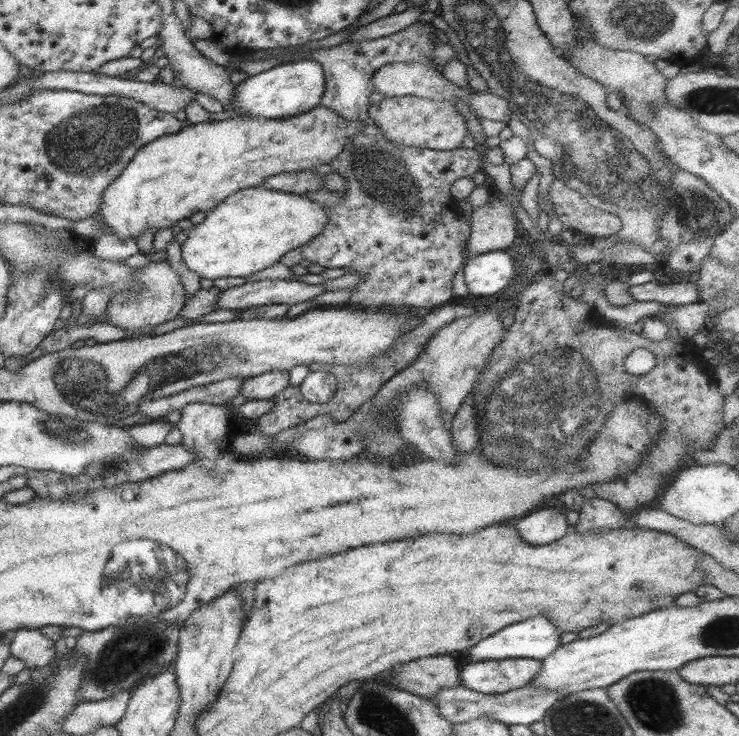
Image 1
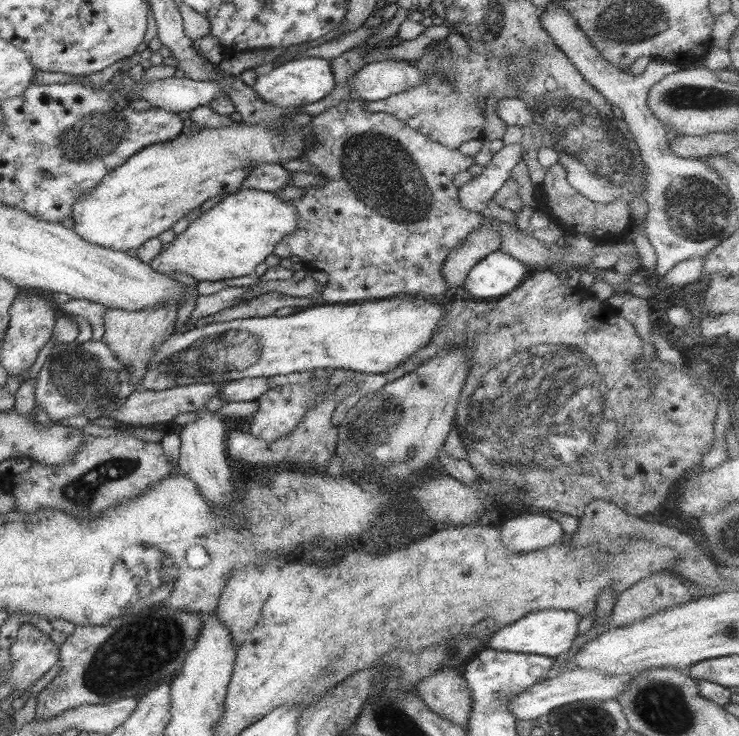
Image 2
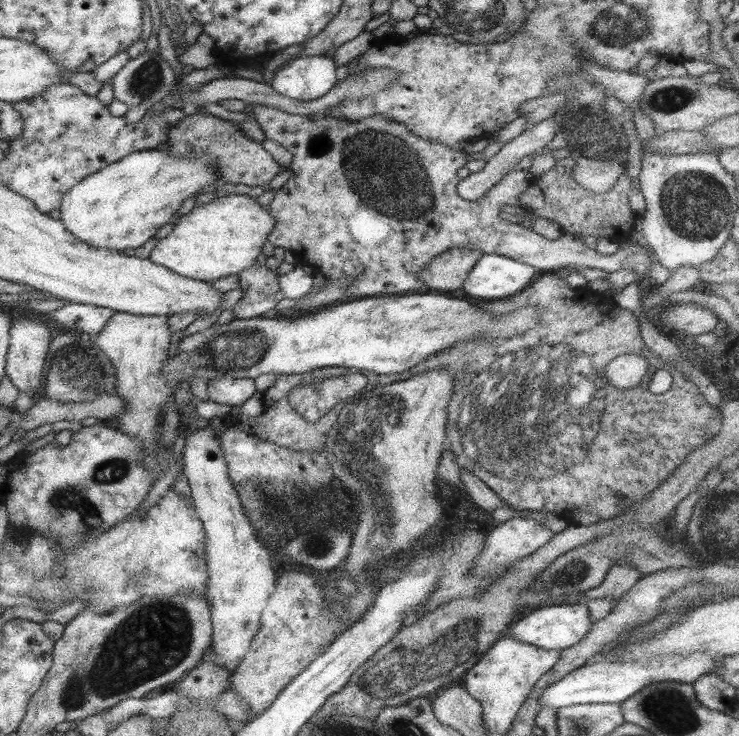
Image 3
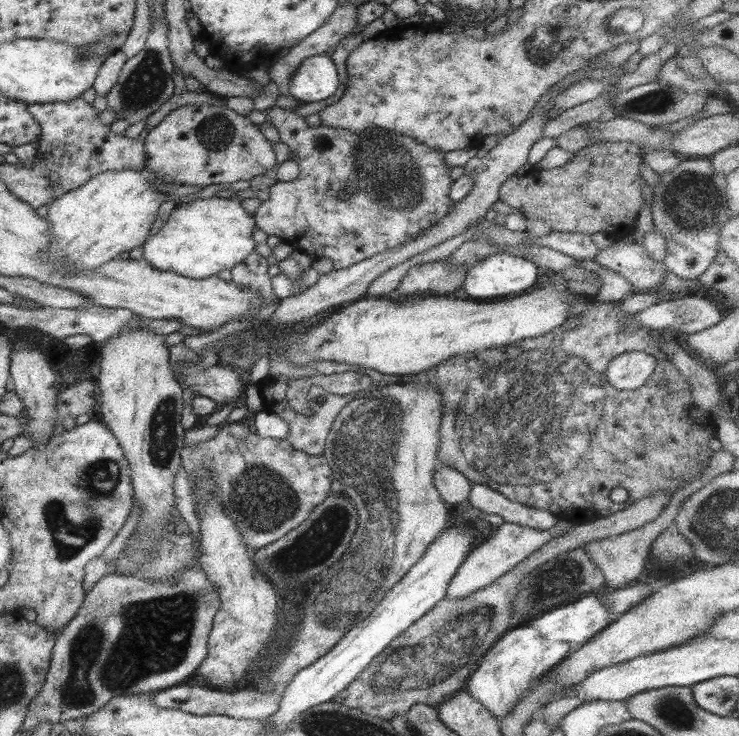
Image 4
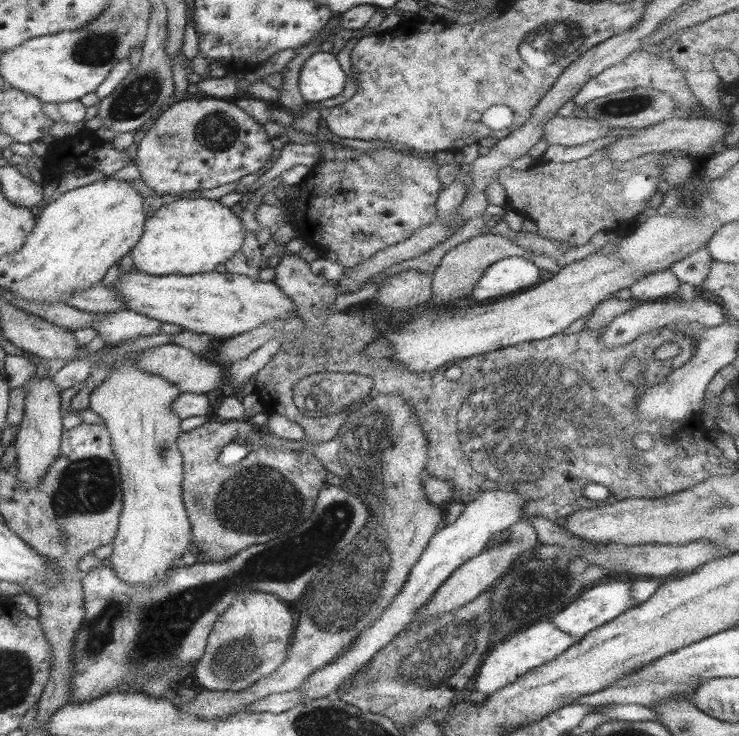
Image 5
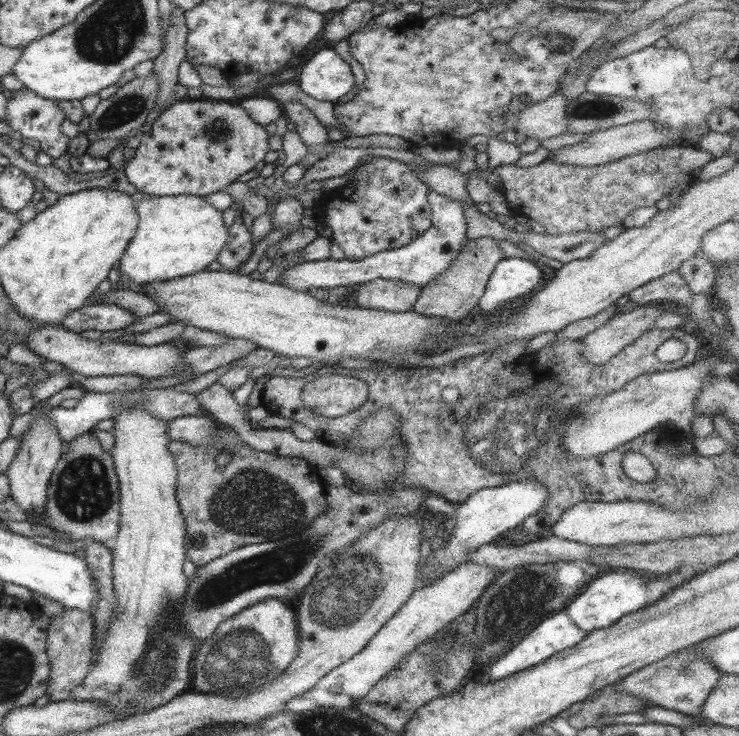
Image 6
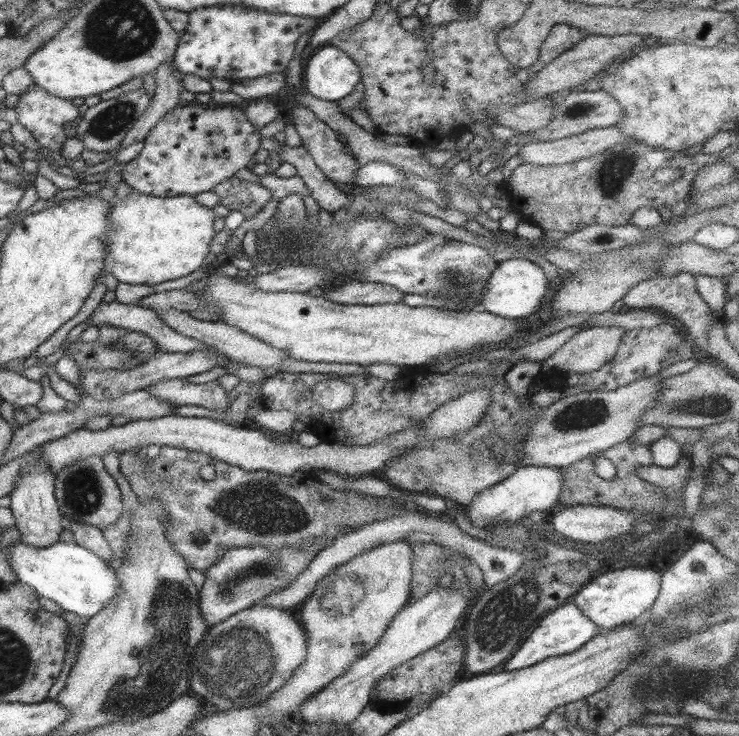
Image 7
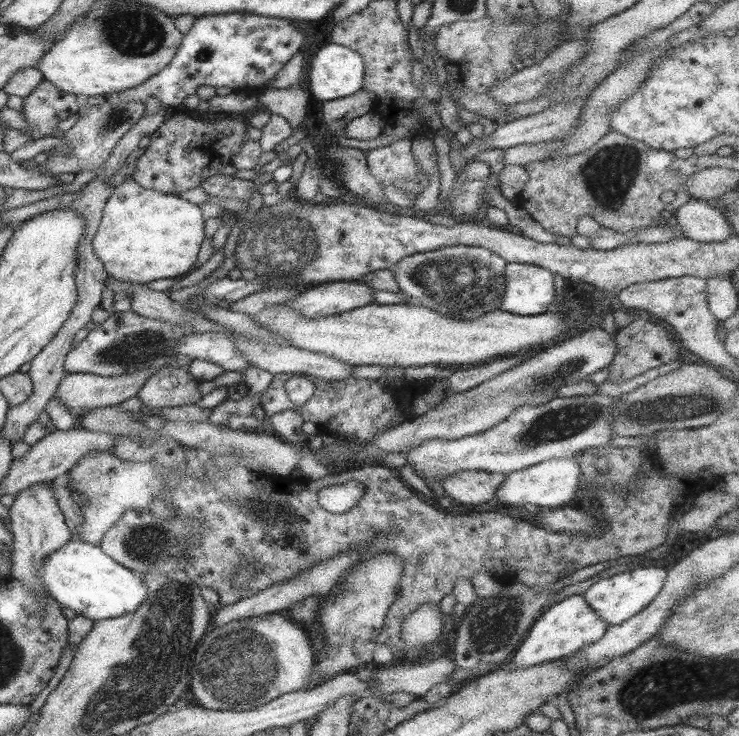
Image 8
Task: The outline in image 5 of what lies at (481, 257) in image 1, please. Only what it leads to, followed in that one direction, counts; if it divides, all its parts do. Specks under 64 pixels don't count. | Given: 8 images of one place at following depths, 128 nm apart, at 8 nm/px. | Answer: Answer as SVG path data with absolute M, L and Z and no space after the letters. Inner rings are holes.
M519 256L502 258L502 260L498 260L498 262L494 262L492 266L486 268L482 278L474 284L472 298L475 298L478 302L492 303L496 302L496 300L502 300L502 296L508 296L512 292L514 292L514 295L518 295L515 290L527 291L540 282L540 268L534 262Z

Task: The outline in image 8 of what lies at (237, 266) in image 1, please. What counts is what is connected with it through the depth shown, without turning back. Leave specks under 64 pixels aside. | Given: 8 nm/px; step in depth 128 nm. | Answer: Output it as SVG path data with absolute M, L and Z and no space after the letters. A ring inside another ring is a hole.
M138 160L123 170L124 182L115 186L112 196L107 200L92 246L112 278L144 284L160 279L180 279L194 268L193 264L200 252L200 246L206 238L204 233L206 220L203 219L202 209L197 204L182 200L176 194L169 195L154 189L148 190L136 184L133 173Z

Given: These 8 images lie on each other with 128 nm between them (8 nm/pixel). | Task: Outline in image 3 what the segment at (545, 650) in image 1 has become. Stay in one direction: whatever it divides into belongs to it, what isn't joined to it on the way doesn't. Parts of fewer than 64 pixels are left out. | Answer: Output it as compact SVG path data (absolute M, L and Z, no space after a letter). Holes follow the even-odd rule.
M585 602L572 603L564 605L548 605L540 610L532 610L528 616L524 616L514 628L510 628L505 635L513 636L521 642L536 645L542 649L564 649L580 643L590 632L592 628L592 619L590 611Z

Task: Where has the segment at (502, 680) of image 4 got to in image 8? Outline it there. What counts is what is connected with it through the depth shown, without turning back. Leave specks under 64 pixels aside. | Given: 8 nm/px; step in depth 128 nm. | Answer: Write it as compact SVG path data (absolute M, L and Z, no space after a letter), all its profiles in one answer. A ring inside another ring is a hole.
M571 595L544 610L544 614L529 630L525 642L518 647L511 668L525 669L569 657L582 651L586 645L598 642L608 627L608 622L598 616L598 613L586 603L584 595Z

